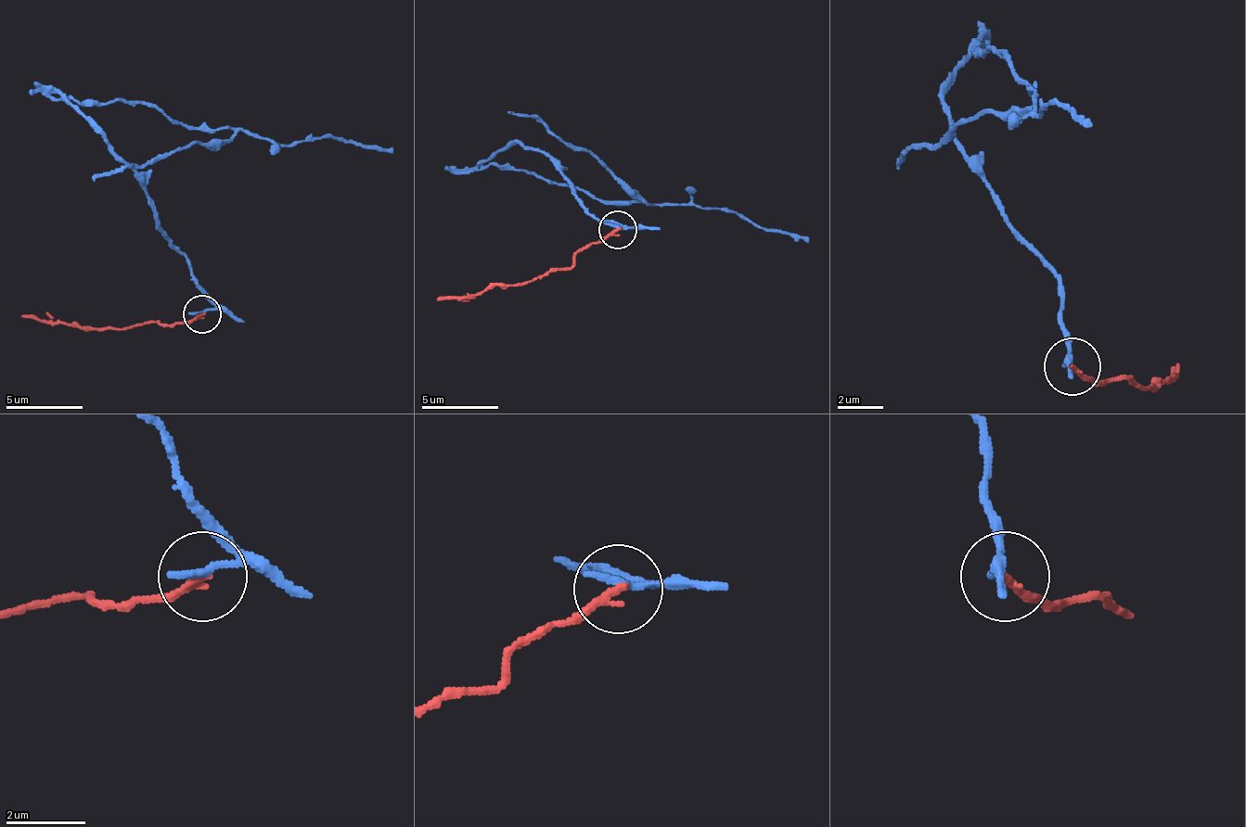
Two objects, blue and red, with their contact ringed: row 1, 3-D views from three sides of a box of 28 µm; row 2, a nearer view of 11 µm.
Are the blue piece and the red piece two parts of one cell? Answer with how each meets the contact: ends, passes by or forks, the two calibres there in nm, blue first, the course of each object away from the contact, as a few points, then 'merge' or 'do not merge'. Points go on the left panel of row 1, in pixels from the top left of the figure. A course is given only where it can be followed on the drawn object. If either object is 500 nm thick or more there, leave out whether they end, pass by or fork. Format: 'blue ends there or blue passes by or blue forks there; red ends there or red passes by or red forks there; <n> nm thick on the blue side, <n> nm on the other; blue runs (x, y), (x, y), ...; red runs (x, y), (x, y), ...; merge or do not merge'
blue passes by; red ends there; 160 nm thick on the blue side, 200 nm on the other; blue runs (202, 315), (211, 296), (125, 161), (76, 108), (134, 99), (187, 126), (229, 131), (91, 181); red runs (202, 315), (172, 323), (114, 326), (71, 326), (22, 315); do not merge

